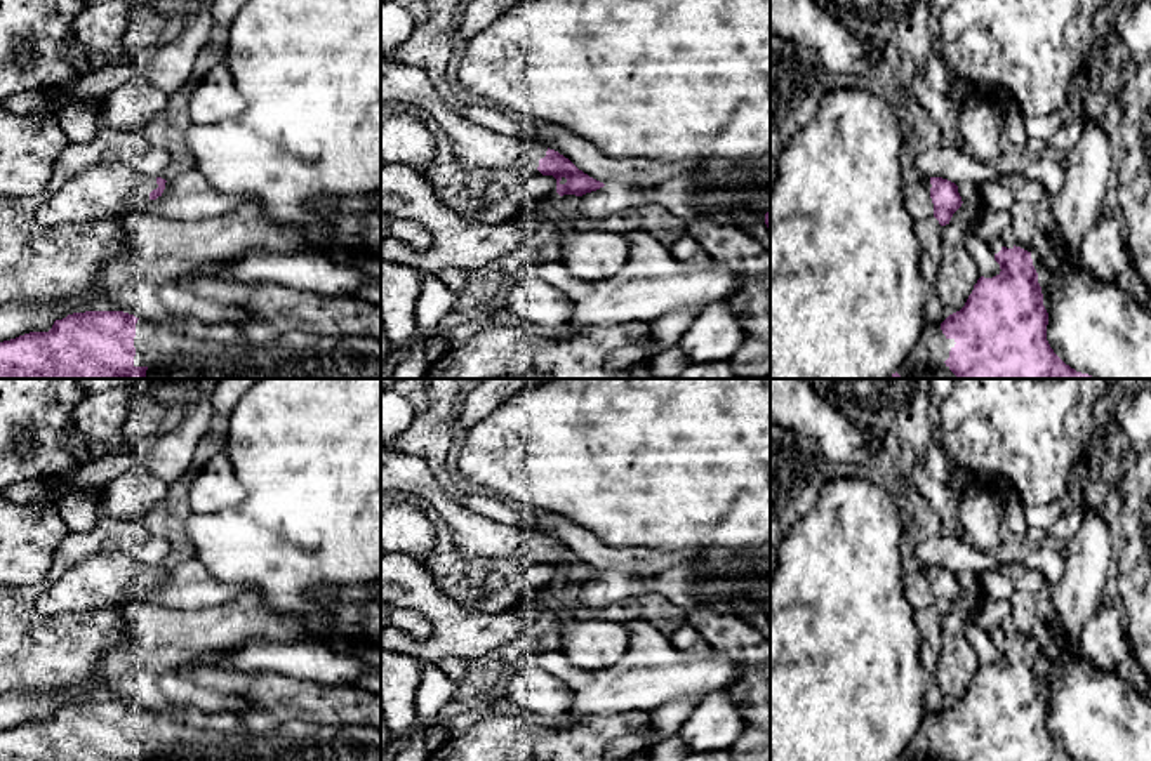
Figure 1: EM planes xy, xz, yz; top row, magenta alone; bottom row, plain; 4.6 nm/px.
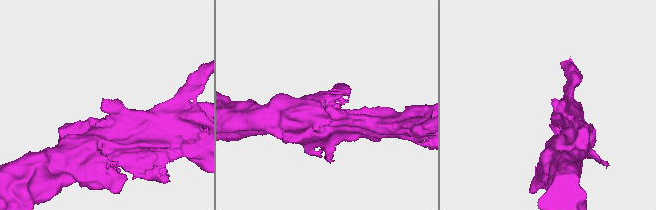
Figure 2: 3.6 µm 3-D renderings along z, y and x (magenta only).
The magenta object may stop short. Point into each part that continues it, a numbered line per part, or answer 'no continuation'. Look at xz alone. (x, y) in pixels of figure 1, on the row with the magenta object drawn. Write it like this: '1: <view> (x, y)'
1: xz (472, 145)

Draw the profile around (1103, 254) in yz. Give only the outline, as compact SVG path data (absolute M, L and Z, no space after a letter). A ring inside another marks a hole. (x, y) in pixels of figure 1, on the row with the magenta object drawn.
M1106 208L1080 245L1080 266L1101 281L1125 281L1130 273L1130 254L1123 228Z

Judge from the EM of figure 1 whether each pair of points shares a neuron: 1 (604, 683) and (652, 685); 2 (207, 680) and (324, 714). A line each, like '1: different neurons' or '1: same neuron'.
1: same neuron
2: same neuron

